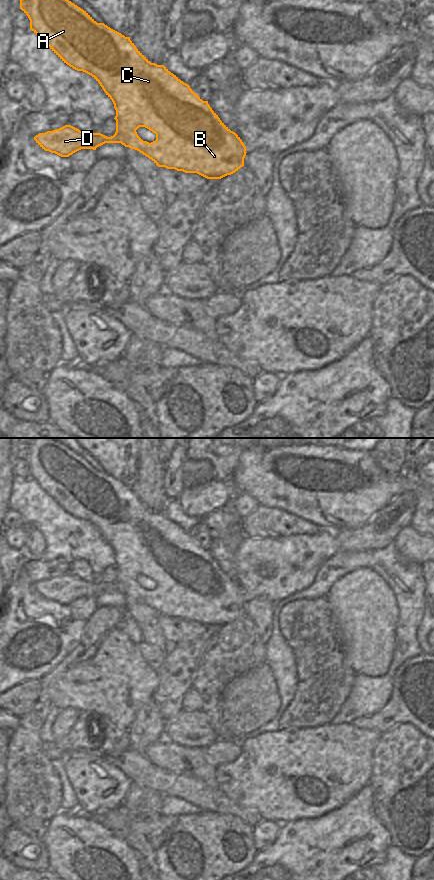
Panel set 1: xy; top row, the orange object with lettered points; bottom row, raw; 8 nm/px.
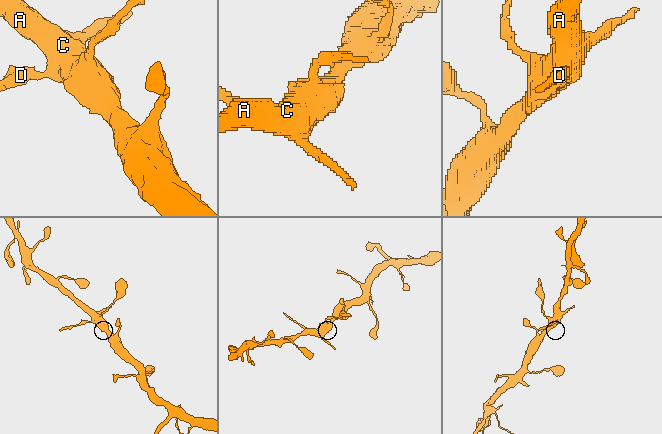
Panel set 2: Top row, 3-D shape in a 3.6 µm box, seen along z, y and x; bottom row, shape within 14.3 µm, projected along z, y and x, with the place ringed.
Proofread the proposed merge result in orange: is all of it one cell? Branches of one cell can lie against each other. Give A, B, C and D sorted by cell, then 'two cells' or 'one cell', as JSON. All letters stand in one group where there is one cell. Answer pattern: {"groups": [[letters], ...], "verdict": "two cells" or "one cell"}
{"groups": [["A", "B", "C"], ["D"]], "verdict": "two cells"}

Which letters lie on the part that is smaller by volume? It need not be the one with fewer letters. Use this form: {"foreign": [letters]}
{"foreign": ["D"]}

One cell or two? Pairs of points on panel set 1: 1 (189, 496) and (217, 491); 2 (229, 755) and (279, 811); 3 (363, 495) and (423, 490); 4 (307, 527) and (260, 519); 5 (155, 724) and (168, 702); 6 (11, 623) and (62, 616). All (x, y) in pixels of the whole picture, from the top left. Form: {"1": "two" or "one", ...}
{"1": "one", "2": "two", "3": "one", "4": "one", "5": "two", "6": "one"}

